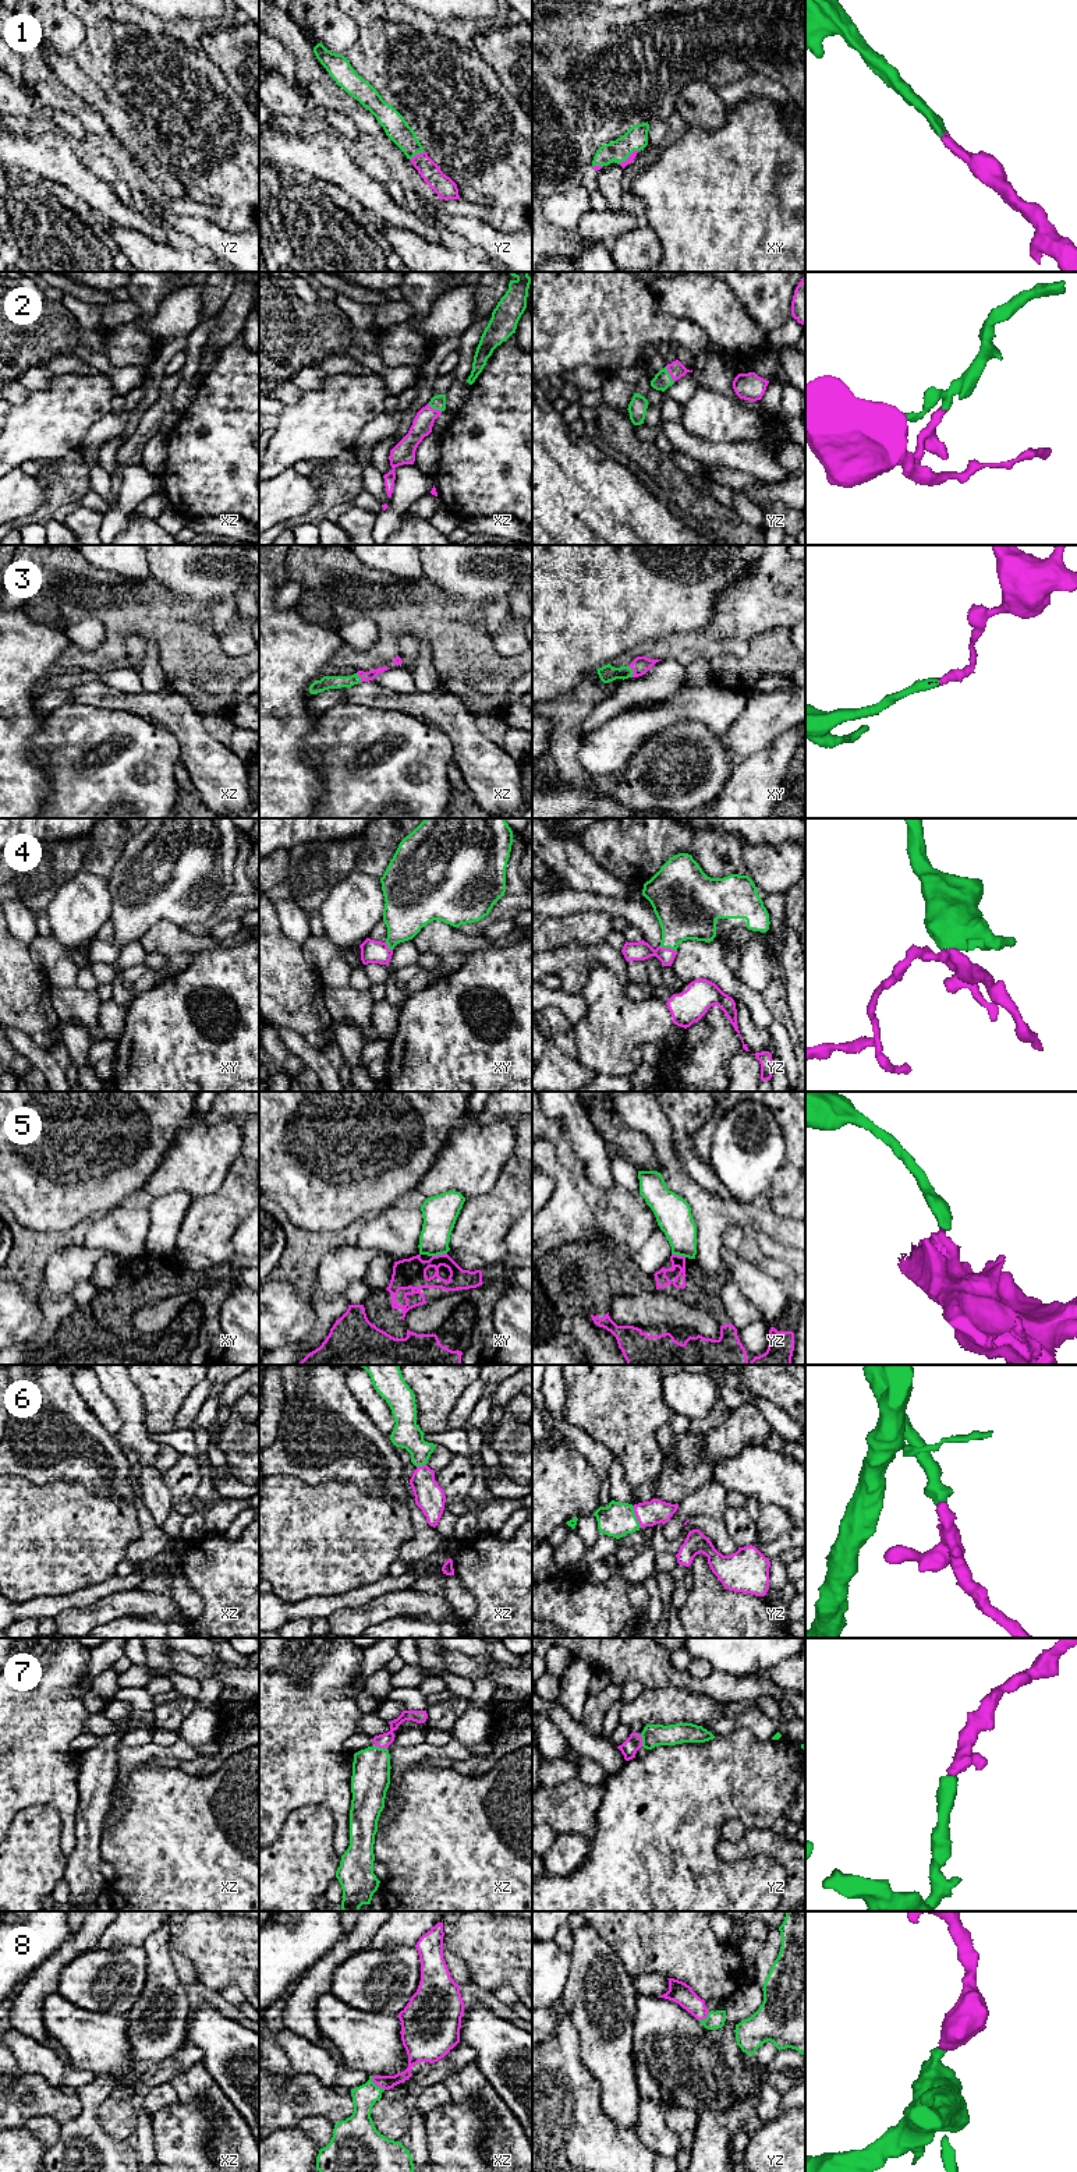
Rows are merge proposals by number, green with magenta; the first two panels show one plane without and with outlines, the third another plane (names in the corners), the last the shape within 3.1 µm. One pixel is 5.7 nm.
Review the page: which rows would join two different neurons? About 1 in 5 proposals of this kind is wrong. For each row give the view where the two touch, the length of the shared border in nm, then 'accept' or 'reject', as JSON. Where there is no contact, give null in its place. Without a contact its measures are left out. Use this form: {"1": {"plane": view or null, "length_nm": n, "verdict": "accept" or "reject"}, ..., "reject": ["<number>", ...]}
{"1": {"plane": "xy", "length_nm": 150, "verdict": "accept"}, "2": {"plane": "yz", "length_nm": 110, "verdict": "accept"}, "3": {"plane": "xy", "length_nm": 70, "verdict": "accept"}, "4": {"plane": "yz", "length_nm": 110, "verdict": "accept"}, "5": {"plane": "xy", "length_nm": 90, "verdict": "reject"}, "6": {"plane": "yz", "length_nm": 140, "verdict": "accept"}, "7": {"plane": "xz", "length_nm": 70, "verdict": "accept"}, "8": {"plane": "xz", "length_nm": 110, "verdict": "accept"}, "reject": ["5"]}

